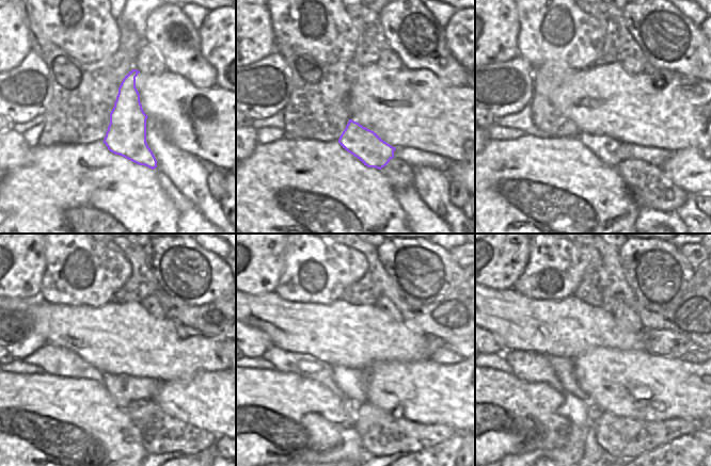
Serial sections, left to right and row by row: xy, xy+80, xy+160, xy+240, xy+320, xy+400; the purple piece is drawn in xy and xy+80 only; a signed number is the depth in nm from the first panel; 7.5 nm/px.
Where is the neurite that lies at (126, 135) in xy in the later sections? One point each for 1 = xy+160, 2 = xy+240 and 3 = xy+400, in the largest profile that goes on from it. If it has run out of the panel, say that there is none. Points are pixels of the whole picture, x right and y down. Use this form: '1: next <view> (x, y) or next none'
1: next xy+160 (611, 151)
2: next xy+240 (114, 383)
3: next xy+400 (594, 412)

